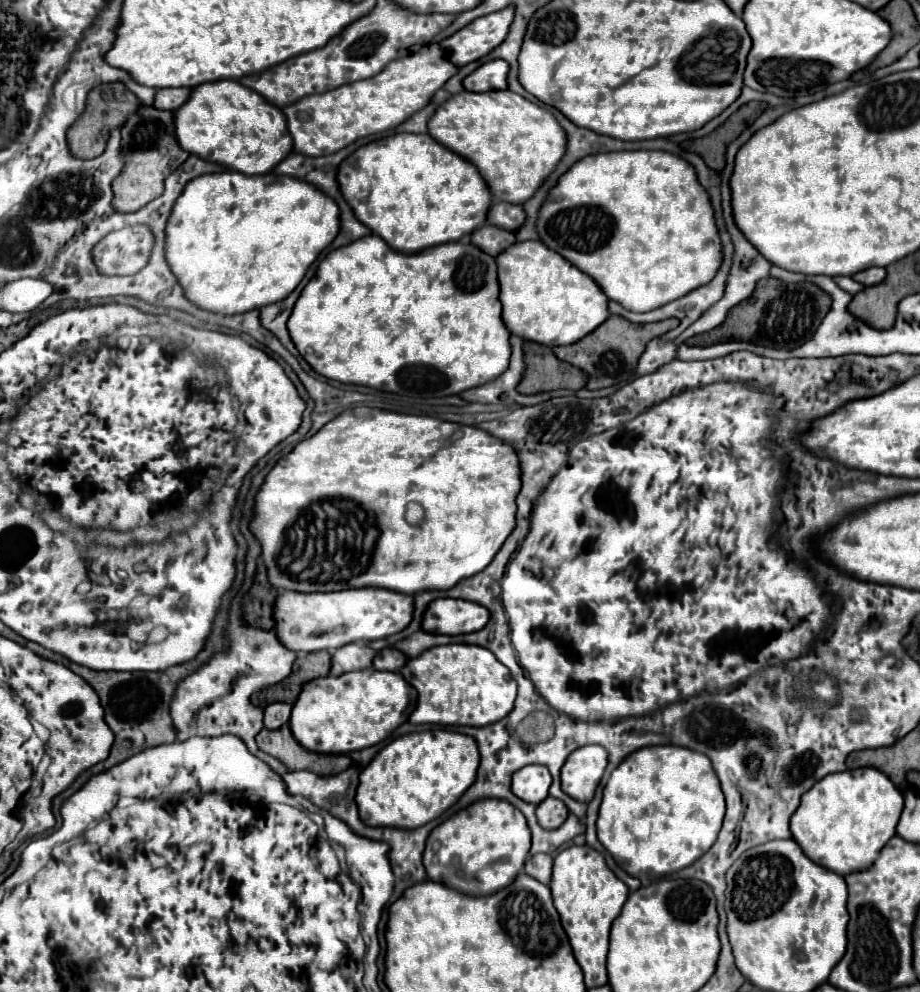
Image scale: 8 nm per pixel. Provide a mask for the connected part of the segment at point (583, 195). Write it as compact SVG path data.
M637 150L637 152L611 152L611 154L595 154L595 156L587 156L583 160L579 160L569 172L565 172L561 176L561 180L557 182L557 186L551 190L547 202L543 204L541 212L539 212L539 220L537 220L537 232L541 242L545 242L551 250L559 252L563 258L567 258L571 264L575 264L577 268L581 268L581 272L589 274L601 288L603 292L619 302L621 306L625 306L631 312L651 312L655 308L661 308L673 300L683 298L685 294L689 294L691 290L705 286L707 282L713 280L713 276L717 274L721 262L723 262L723 244L719 238L719 230L715 224L715 214L713 214L713 206L709 200L707 190L699 184L697 180L697 172L695 168L669 152L661 152L661 150Z

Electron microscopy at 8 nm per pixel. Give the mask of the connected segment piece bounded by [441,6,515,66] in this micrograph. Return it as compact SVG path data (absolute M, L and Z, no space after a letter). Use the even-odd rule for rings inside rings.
M513 6L481 16L469 26L465 26L463 30L443 40L441 46L447 50L449 60L457 66L475 62L487 56L495 46L499 46L507 38L513 16L515 16Z

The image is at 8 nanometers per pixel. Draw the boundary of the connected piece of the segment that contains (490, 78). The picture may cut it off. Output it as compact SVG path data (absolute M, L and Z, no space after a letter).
M491 60L479 66L473 74L463 80L465 90L469 92L489 92L489 90L507 90L507 72L509 64L503 60Z

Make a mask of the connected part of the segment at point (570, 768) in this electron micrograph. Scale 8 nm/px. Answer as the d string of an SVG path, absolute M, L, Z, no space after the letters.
M583 746L575 750L561 768L563 792L573 800L589 804L603 778L607 752L603 746Z

